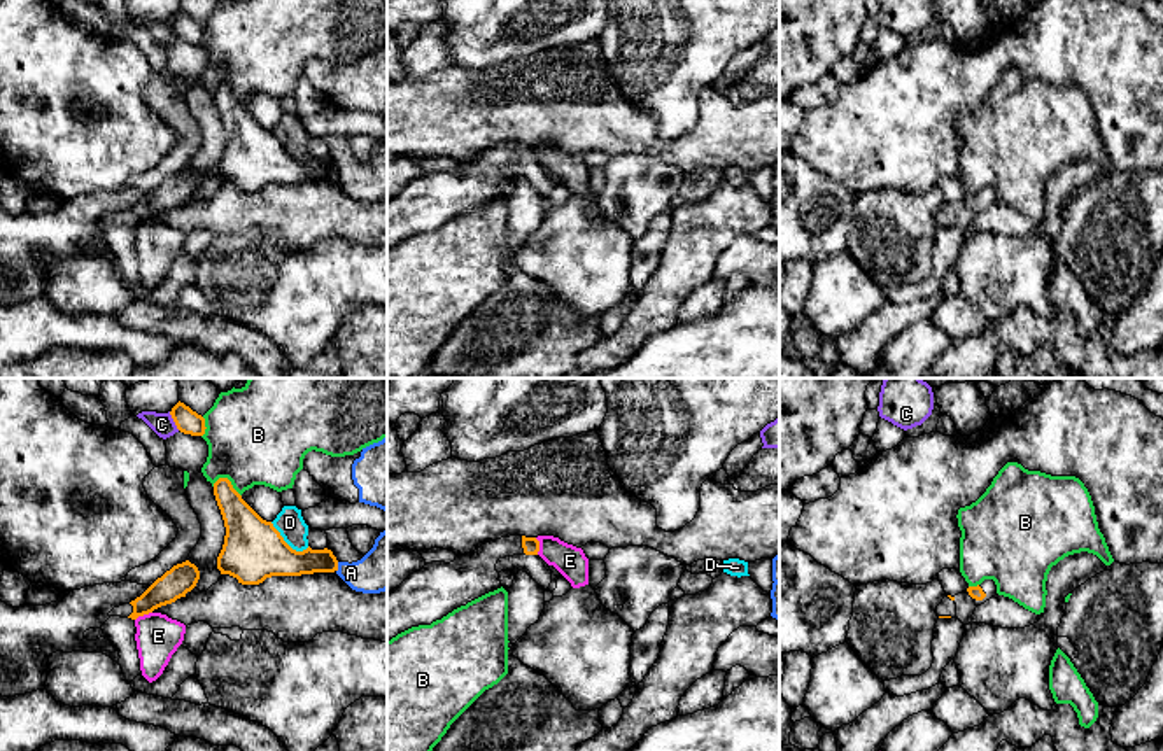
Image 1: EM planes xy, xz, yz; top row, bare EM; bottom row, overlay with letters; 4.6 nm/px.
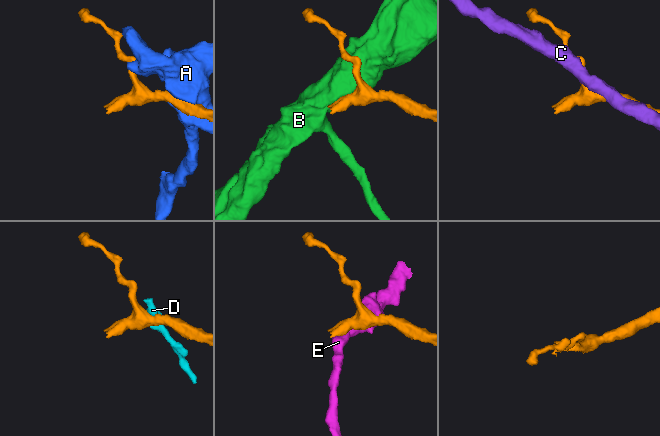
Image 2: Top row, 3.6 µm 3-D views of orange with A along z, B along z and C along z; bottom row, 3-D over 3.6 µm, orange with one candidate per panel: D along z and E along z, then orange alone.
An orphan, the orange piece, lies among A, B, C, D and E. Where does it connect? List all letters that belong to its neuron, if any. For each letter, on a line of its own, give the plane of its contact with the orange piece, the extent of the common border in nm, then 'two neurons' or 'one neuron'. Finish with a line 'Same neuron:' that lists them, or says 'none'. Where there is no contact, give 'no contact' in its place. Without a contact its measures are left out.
A: contact in xy; length 50 nm; two neurons
B: contact in xy; length 150 nm; two neurons
C: contact in xy; length 100 nm; two neurons
D: contact in xy; length 220 nm; two neurons
E: contact in xy; length 90 nm; two neurons
Same neuron: none

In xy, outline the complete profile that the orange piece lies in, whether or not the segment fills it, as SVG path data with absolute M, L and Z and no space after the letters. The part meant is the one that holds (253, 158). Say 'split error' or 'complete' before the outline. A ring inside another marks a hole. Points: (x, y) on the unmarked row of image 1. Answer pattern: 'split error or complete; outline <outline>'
complete; outline M228 86L214 91L226 144L217 165L221 182L242 193L259 193L271 184L301 184L338 179L331 158L293 158L271 130L263 128L233 96Z

